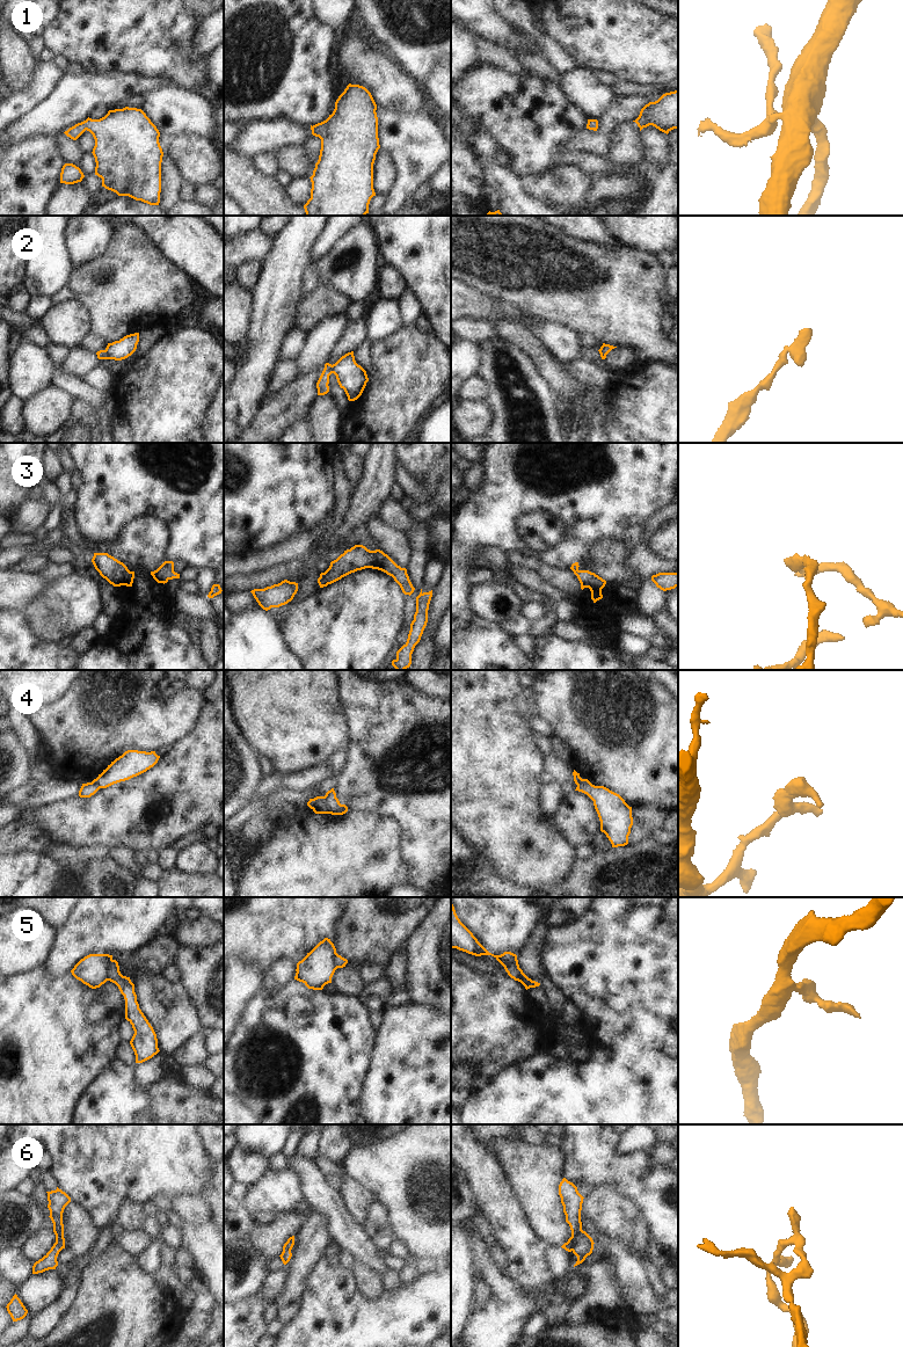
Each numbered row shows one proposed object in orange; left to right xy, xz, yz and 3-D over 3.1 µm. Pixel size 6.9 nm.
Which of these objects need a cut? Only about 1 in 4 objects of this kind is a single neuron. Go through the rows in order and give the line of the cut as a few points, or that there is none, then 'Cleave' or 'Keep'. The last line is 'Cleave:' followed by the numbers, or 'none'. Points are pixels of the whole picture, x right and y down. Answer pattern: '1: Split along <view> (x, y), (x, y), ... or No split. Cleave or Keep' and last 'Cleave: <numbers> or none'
1: No split. Keep
2: Split along xy (104, 350), (109, 358). Cleave
3: No split. Keep
4: Split along xz (322, 796), (325, 807), (329, 813). Cleave
5: Split along xy (111, 959), (108, 966), (108, 980). Cleave
6: Split along yz (582, 1230), (576, 1237), (572, 1250). Cleave
Cleave: 2, 4, 5, 6.

